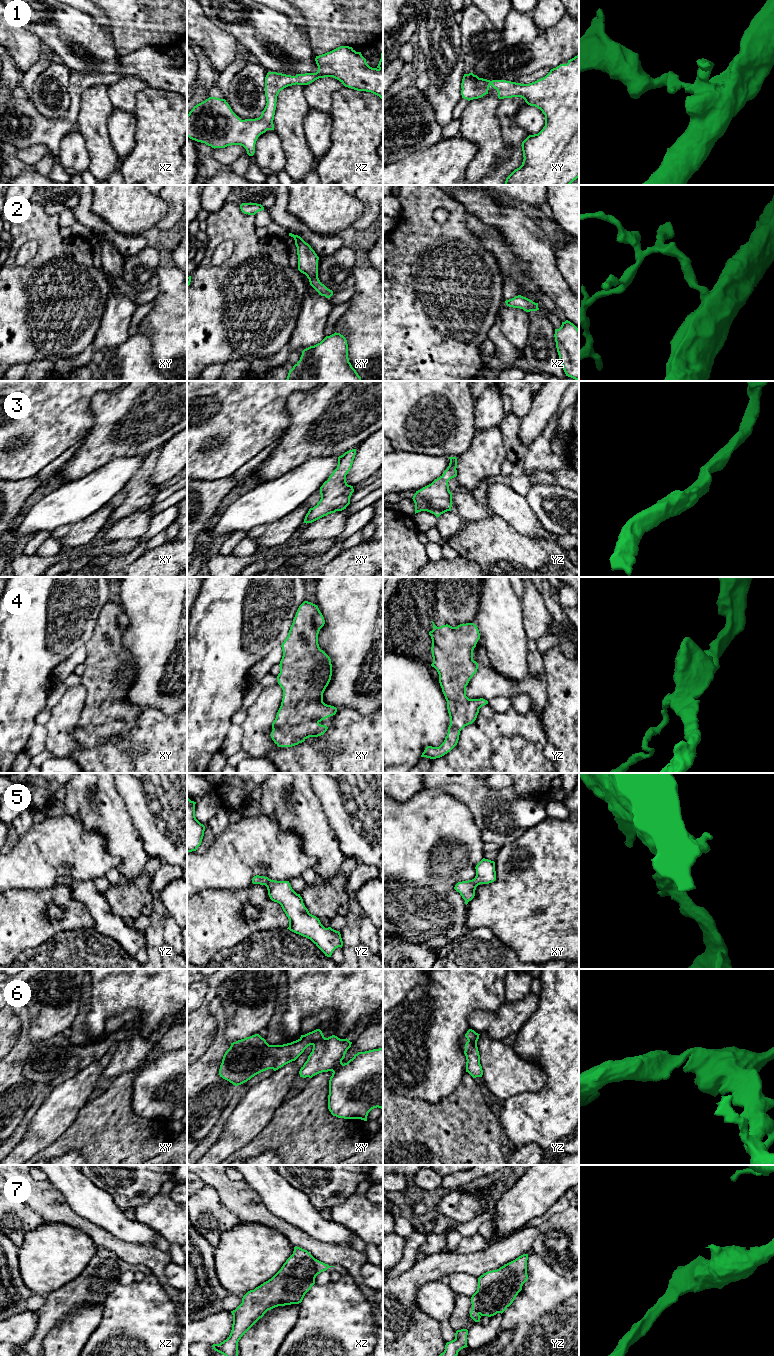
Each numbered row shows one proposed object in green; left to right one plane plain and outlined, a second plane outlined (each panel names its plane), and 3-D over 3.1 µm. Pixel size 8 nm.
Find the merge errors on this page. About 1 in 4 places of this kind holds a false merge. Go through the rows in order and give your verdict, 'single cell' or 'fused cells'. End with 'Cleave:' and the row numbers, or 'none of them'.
1: single cell
2: single cell
3: single cell
4: single cell
5: single cell
6: single cell
7: single cell
Cleave: none of them

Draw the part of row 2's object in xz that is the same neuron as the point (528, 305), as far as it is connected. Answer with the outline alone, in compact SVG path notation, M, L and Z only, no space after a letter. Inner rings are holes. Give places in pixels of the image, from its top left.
M518 295L512 299L506 300L505 303L509 307L520 308L526 312L539 310L538 303L535 303L532 300L526 297L523 297L521 295Z

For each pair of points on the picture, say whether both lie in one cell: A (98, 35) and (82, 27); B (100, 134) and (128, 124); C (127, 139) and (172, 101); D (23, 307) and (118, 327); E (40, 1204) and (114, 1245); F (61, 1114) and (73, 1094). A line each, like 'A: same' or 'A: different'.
A: same
B: different
C: different
D: different
E: same
F: same

